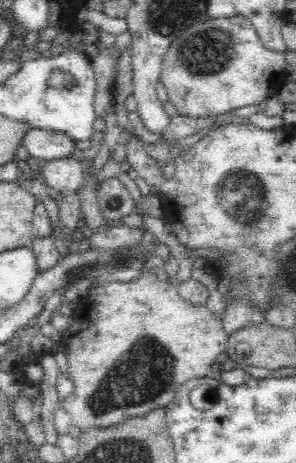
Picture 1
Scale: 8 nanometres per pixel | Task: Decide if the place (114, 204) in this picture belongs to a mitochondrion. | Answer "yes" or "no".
no

